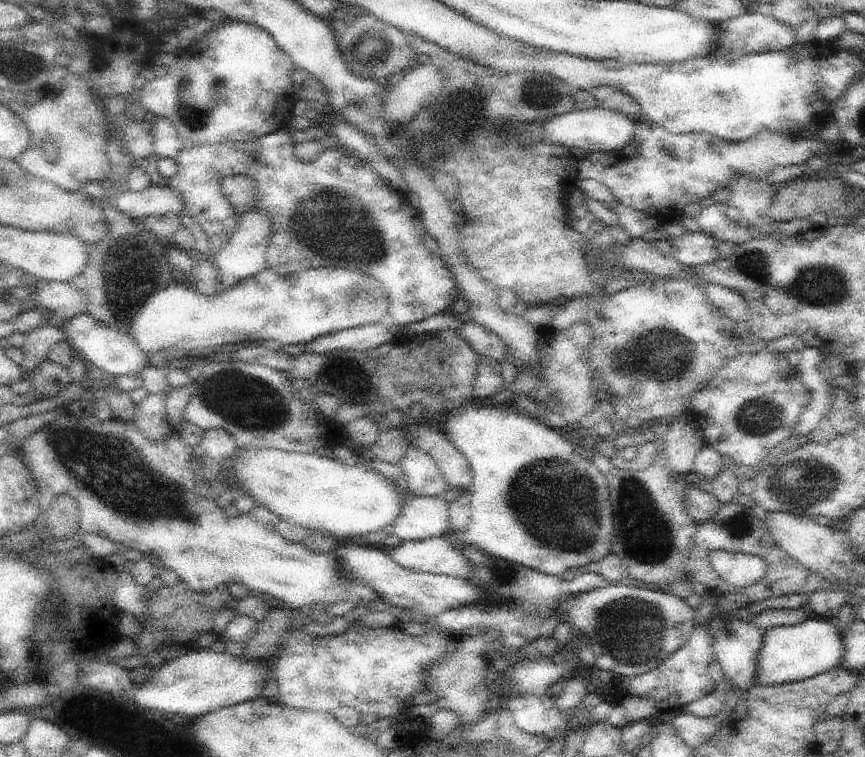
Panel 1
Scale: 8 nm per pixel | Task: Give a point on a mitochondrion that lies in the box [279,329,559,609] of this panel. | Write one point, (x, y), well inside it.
(504, 574)

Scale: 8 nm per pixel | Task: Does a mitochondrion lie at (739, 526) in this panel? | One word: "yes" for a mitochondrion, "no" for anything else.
yes

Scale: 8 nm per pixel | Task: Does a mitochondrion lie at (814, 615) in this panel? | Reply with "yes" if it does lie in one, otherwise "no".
no

